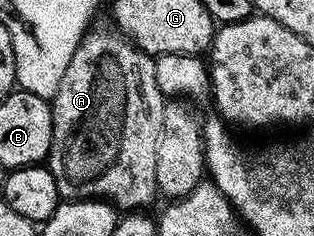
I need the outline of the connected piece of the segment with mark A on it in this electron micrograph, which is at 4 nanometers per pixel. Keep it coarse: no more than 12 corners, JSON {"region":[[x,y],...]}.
{"region":[[88,32],[50,102],[68,201],[157,198],[156,58]]}

